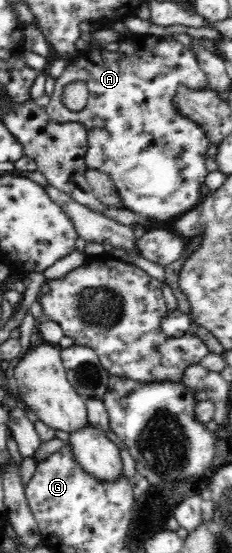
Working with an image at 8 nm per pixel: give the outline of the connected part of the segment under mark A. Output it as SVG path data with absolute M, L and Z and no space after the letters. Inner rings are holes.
M131 33L117 41L119 49L116 52L102 49L70 58L61 75L55 79L45 111L58 124L80 123L86 129L89 147L85 153L85 164L92 170L107 173L125 208L155 222L173 220L202 201L200 186L205 184L208 176L205 157L212 143L195 122L177 112L172 99L180 85L185 84L190 89L209 89L206 74L198 67L198 59L192 48L175 40ZM76 80L86 83L90 96L86 106L74 112L62 102L62 92L66 84Z

